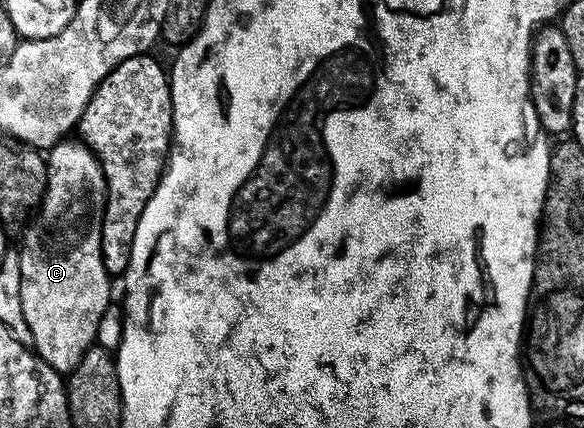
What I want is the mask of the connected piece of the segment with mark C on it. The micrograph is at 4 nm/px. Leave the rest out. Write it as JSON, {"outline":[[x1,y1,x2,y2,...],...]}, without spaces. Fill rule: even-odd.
{"outline":[[63,140,55,146,49,147,46,159,46,187,42,193,42,200,33,211,32,217,25,223,26,231,22,234,22,246,17,247,20,256,20,308,24,308,24,320,28,324,28,332,32,332,32,349,38,357,46,361,51,368,59,372,74,370,80,362,80,356,96,342,96,328,100,326,100,316,104,316,104,308,112,305,110,298,111,275,107,274,102,259,102,217,106,211,106,177,98,157,88,149,81,140]]}

